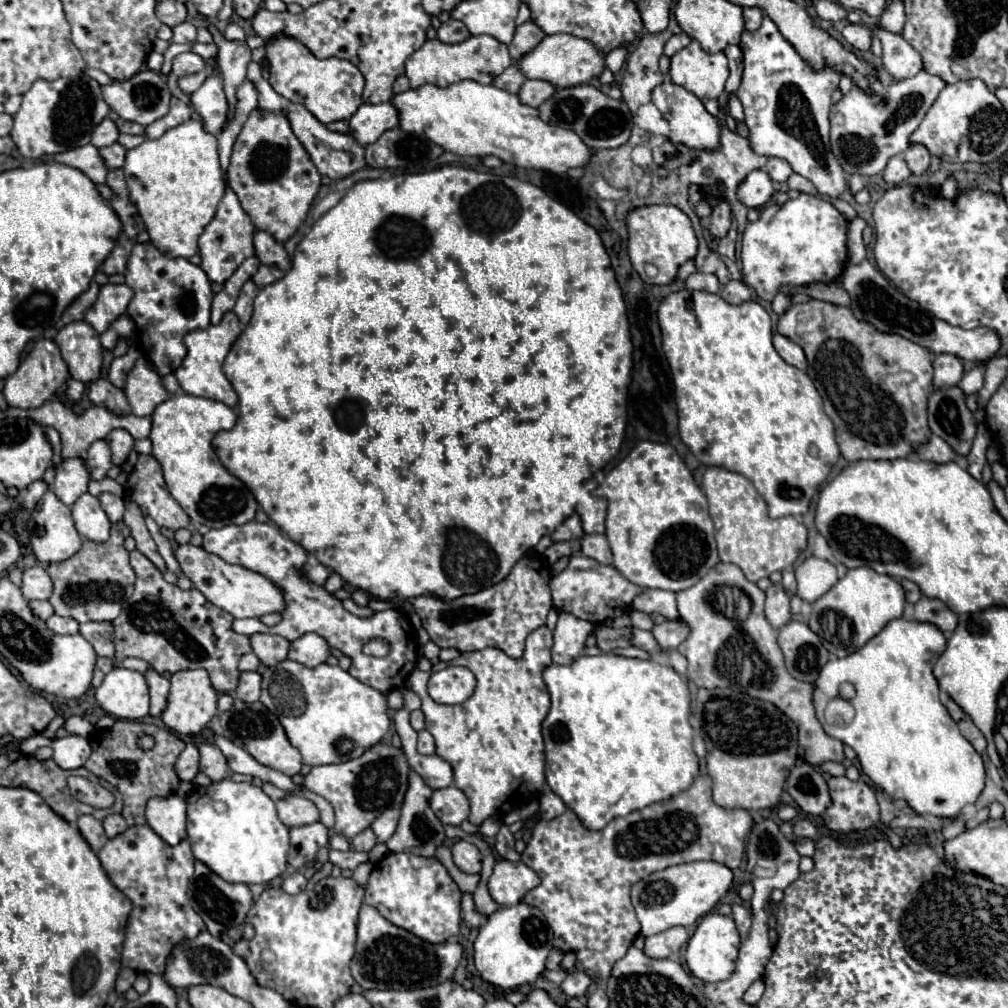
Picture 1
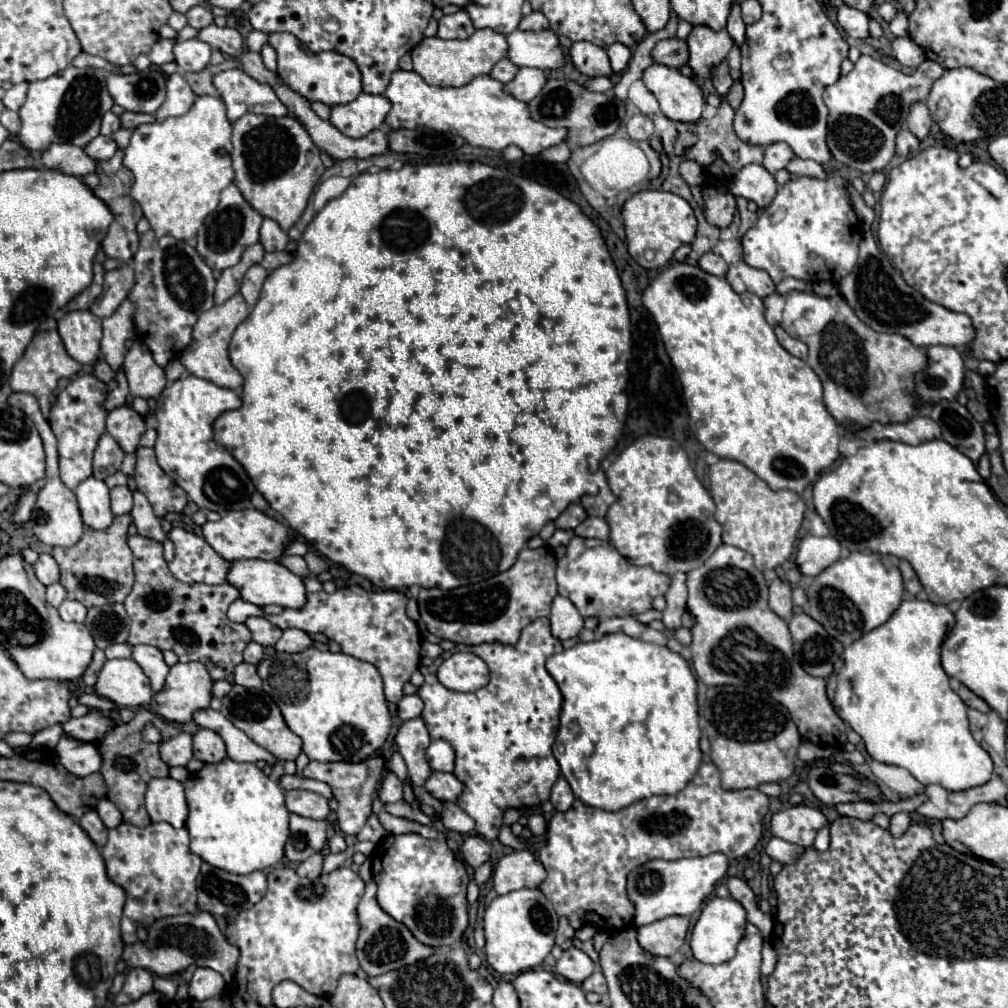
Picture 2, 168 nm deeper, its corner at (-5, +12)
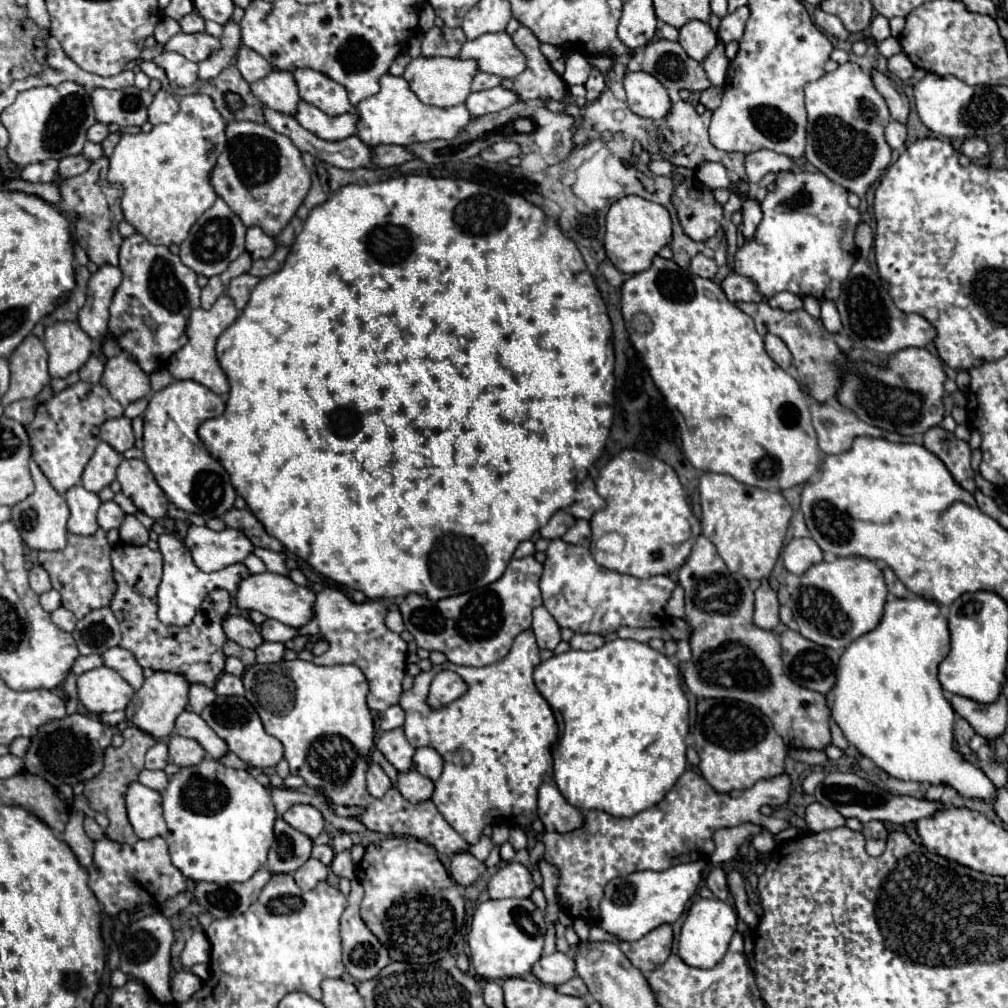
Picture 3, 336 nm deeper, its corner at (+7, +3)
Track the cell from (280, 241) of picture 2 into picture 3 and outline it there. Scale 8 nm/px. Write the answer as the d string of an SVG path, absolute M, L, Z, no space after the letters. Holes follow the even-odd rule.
M249 227L247 229L247 241L245 241L247 252L251 253L253 259L267 259L275 251L275 241L273 237L265 235L259 227Z

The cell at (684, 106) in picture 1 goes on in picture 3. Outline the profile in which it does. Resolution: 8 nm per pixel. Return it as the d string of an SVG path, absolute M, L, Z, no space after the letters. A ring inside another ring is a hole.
M625 73L627 105L633 113L649 119L663 119L671 113L671 99L667 89L649 73Z

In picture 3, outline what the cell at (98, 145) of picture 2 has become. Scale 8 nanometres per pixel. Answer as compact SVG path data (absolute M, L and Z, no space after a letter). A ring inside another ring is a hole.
M81 153L79 155L69 155L69 157L59 161L59 175L61 175L61 179L81 175L89 169L89 165L91 165L91 161L85 159Z

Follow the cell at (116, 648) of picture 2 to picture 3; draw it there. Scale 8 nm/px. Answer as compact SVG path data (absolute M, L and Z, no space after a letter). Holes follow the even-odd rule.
M79 655L71 671L77 673L77 675L81 675L81 673L91 671L91 669L95 669L95 667L101 667L101 665L103 665L103 657L101 657L101 655L85 655L85 657Z

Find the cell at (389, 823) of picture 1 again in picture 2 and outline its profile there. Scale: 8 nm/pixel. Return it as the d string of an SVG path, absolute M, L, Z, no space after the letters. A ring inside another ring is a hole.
M391 770L381 780L379 800L381 802L397 802L397 800L403 800L403 782Z

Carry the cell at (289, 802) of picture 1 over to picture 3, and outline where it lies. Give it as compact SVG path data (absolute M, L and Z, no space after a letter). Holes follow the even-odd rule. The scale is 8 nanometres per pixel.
M303 803L289 807L281 817L283 817L291 827L295 827L297 831L309 835L311 839L317 837L317 835L323 831L323 825L325 825L321 811L315 809L313 805L303 805Z

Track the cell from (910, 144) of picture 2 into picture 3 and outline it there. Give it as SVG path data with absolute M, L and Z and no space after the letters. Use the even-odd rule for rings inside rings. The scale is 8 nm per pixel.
M889 123L885 129L885 139L891 149L903 149L905 147L905 137L907 137L907 127L901 123Z

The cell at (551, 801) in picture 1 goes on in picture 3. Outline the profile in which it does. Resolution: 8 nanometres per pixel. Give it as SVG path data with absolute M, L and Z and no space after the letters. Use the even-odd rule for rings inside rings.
M543 783L539 787L539 819L545 831L565 833L581 827L583 813L565 801L555 783Z

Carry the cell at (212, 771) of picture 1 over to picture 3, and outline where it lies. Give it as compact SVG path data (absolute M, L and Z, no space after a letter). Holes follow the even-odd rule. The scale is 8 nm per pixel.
M173 735L169 739L169 757L177 767L191 767L199 765L205 759L205 751L195 739Z

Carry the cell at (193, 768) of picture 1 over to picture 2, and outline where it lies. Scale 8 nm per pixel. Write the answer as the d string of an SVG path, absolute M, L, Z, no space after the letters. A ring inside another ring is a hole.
M181 732L175 738L163 740L159 744L159 758L167 766L187 766L187 762L193 758L191 750L191 734Z

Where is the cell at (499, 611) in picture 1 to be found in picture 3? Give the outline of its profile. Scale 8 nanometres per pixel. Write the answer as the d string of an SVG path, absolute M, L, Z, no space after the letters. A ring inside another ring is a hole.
M533 557L511 559L503 577L481 591L463 593L439 601L423 595L407 595L399 605L405 629L415 637L417 647L441 651L451 663L483 667L503 661L519 633L531 627L531 611L541 605L539 579L543 565Z

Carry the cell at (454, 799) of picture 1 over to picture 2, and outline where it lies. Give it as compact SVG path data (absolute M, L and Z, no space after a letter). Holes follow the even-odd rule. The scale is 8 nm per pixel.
M431 772L431 776L425 780L423 788L441 802L455 802L463 790L463 784L447 772Z

